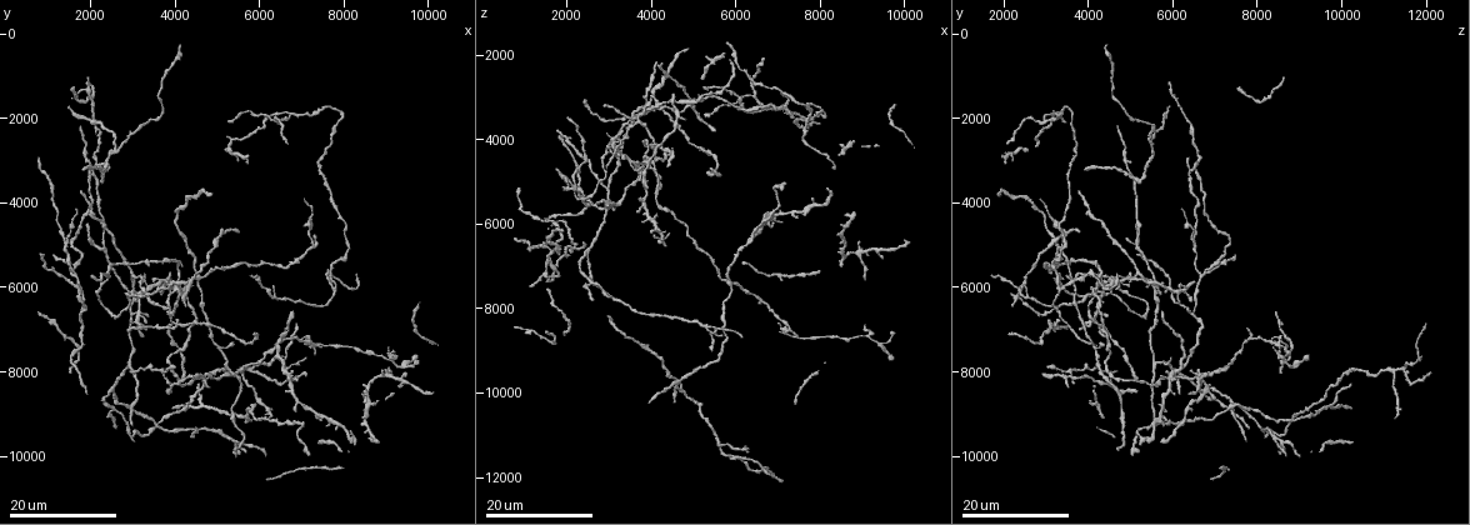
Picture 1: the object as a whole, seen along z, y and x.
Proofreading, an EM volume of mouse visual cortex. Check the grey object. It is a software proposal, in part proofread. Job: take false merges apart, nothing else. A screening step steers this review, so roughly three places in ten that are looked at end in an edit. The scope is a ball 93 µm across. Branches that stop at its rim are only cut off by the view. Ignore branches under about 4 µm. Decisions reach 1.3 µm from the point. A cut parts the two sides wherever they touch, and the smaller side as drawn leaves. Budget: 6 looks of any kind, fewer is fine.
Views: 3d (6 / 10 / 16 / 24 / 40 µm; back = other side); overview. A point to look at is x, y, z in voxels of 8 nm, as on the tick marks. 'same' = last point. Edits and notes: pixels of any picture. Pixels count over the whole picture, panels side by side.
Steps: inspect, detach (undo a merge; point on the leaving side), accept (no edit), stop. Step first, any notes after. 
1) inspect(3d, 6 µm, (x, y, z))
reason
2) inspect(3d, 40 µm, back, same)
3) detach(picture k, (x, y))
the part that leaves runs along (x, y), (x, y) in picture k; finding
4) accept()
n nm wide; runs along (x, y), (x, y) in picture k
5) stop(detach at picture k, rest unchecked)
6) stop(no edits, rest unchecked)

inspect(3d, 16 µm, (1500, 5650, 6850))
branch point

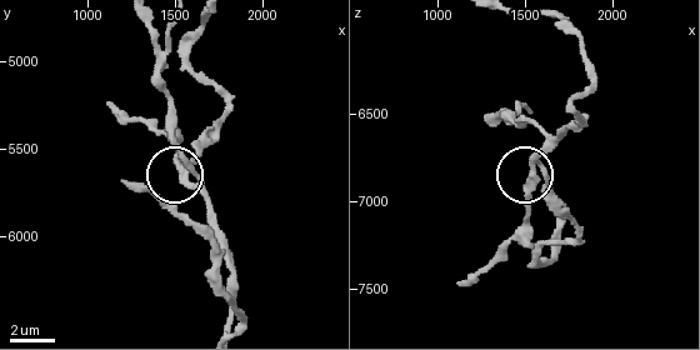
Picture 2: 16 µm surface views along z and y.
inspect(3d, 10 µm, (1560, 5640, 6860))

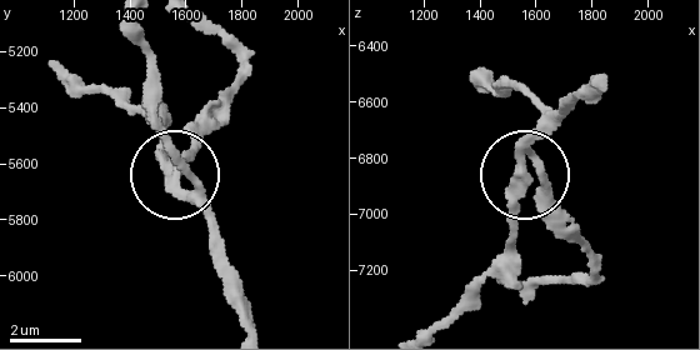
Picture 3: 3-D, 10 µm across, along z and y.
accept()
side arm 31 µm; runs along (208, 23), (244, 76), (171, 175), (214, 216) in picture 3; all the same neuron

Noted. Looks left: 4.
inspect(3d, 24 µm, (7250, 5000, 3400))

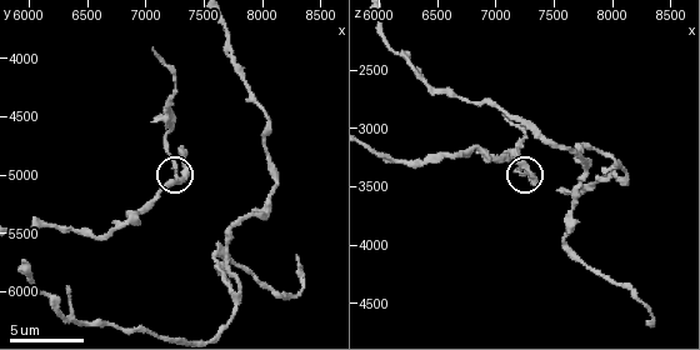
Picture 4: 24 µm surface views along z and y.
inspect(3d, 6 µm, (7280, 5060, 3380))

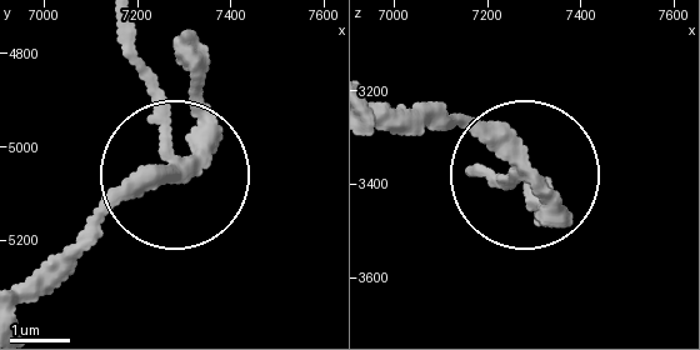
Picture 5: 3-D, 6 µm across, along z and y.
detach(picture 5, (148, 76))
side arm 11 µm; the part that leaves runs along (174, 158), (129, 28) in picture 5; a second neuron is stuck on

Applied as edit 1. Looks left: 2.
inspect(3d, 24 µm, (7350, 7350, 8550))
three-way junction

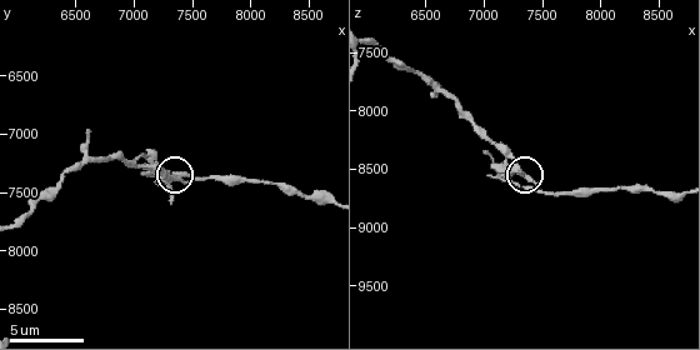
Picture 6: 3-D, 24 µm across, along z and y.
inspect(3d, 10 µm, same)

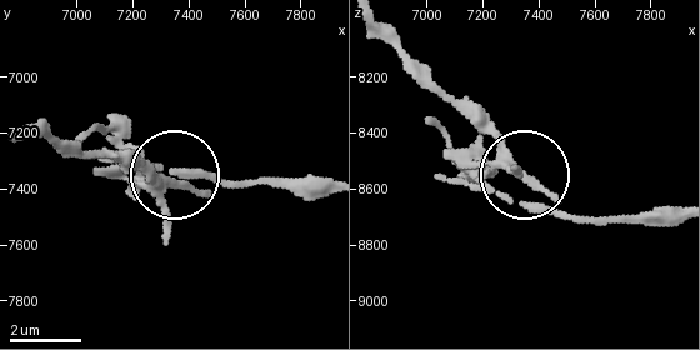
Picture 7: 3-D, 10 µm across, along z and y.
detach(picture 7, (538, 208))
the part that leaves runs along (501, 168), (495, 189), (523, 201), (585, 219), (675, 219) in picture 7; two neurons meet here

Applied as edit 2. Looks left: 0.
stop(detach at picture 5, detach at picture 7, rest unchecked)

